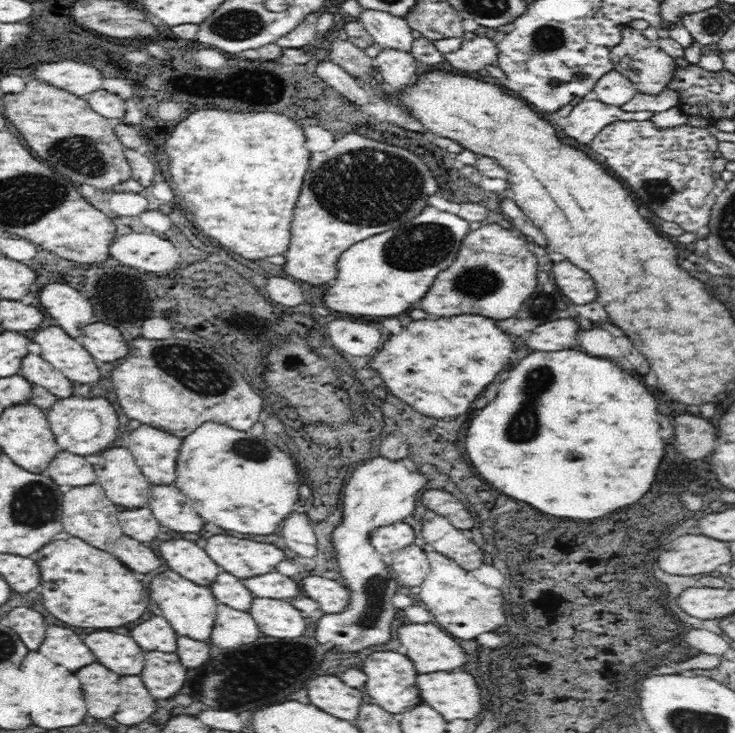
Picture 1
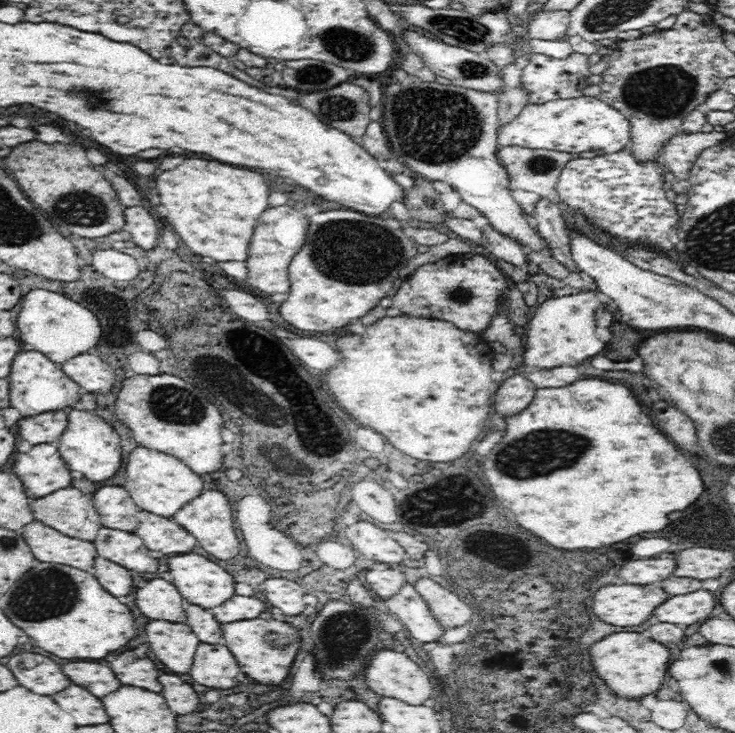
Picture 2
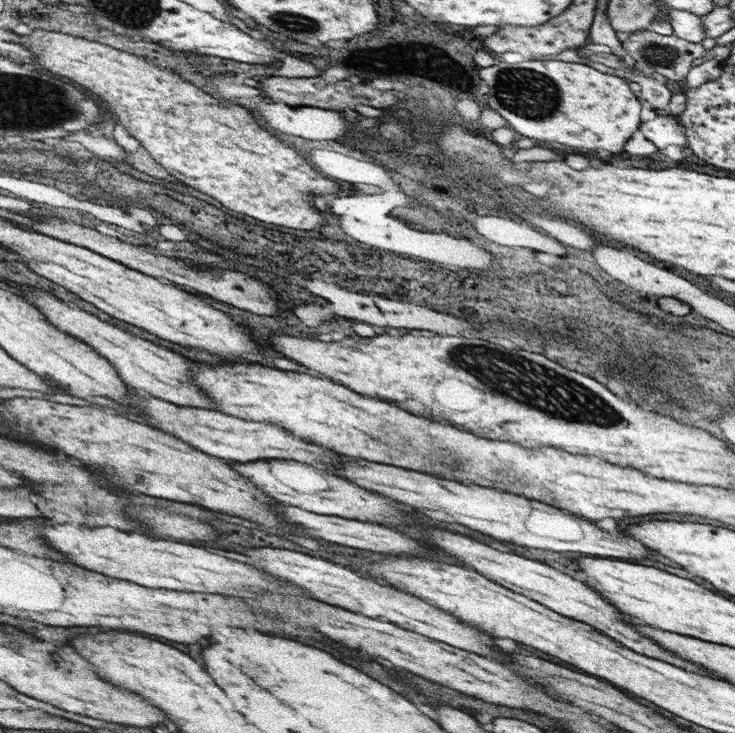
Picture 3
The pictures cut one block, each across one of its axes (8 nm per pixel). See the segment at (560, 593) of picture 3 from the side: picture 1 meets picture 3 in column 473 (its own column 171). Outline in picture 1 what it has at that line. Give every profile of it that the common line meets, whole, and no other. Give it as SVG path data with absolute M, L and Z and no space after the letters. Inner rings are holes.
M178 540L178 542L162 542L160 544L160 558L168 562L168 568L182 578L198 584L198 586L212 586L214 580L224 572L218 564L206 554L206 550L192 542Z

